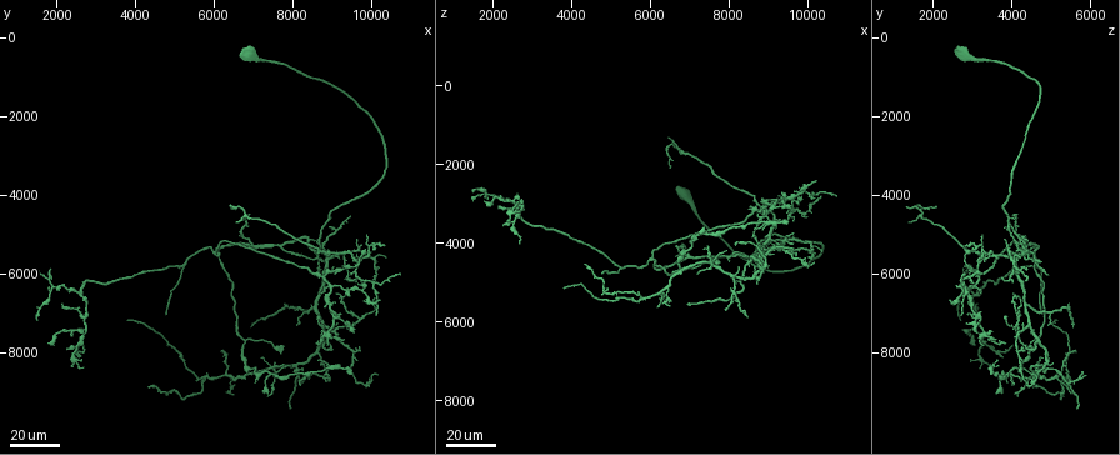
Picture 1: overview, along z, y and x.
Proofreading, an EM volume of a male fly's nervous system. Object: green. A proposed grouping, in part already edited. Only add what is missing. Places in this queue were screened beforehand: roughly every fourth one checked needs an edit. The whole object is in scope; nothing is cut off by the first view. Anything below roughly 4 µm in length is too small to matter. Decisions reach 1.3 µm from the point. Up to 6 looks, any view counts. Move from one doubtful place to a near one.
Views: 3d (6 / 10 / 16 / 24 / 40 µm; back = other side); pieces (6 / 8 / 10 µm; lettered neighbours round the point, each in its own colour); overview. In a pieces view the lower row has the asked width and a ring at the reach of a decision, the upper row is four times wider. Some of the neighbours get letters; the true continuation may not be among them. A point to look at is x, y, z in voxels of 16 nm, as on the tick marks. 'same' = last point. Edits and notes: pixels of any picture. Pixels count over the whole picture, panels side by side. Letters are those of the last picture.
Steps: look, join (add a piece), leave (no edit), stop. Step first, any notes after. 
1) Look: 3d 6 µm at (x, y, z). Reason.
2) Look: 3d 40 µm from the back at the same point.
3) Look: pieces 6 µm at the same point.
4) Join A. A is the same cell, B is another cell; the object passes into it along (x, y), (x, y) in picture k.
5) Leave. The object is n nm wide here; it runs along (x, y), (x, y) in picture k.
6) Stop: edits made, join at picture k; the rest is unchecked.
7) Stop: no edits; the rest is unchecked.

Look: 3d 40 µm at (9600, 5150, 3800). Branch stops here.

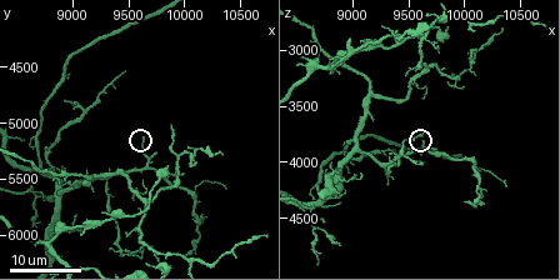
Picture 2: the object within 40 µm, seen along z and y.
Look: pieces 8 µm at (9620, 5120, 3800).

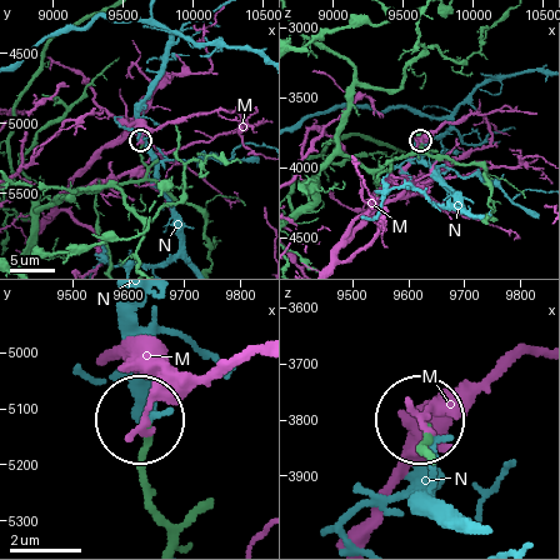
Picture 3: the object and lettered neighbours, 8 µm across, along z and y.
Leave. M and N are other cells; no lettered piece goes on from it.

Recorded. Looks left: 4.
Look: 3d 40 µm at (4750, 7100, 4700).

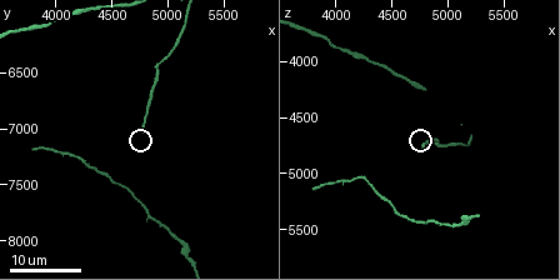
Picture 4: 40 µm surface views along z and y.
Look: pieces 6 µm at (4760, 7000, 4760).

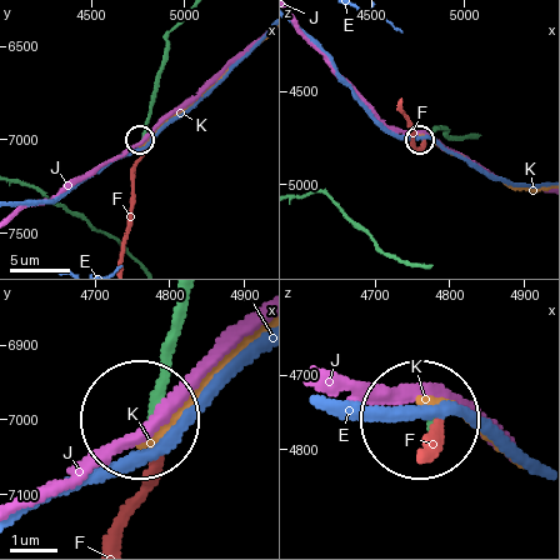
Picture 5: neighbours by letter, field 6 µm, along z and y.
Join F. F is the same cell, E, J and K are other cells; the object passes into it along (150, 114), (133, 179), (133, 223), (120, 259) in picture 5; the neuron continues.

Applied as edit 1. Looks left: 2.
Look: 3d 24 µm at (7900, 9350, 5600). Free end.

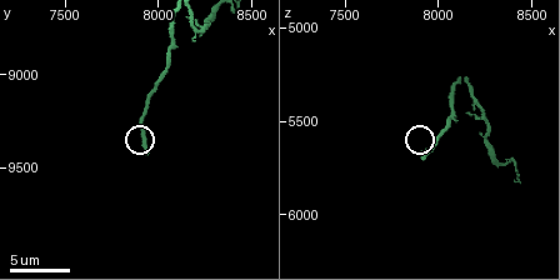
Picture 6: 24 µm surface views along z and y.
Look: pieces 8 µm at (7920, 9400, 5640). What lies round it.

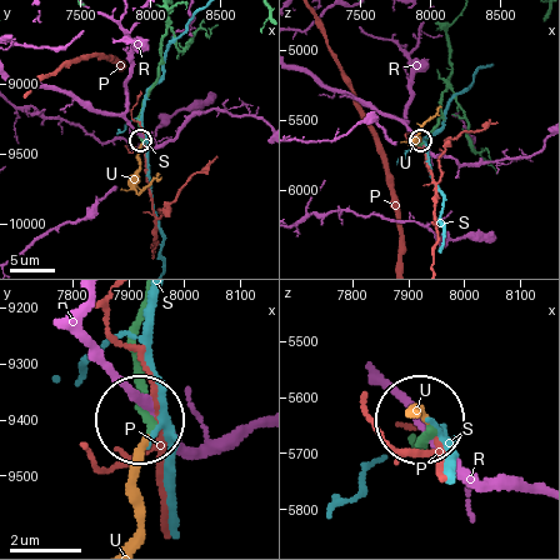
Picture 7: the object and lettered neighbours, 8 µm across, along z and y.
Join U. U is the same cell, P, R and S are other cells; the object passes into it along (131, 341), (150, 429), (131, 464), (140, 536) in picture 7; it goes on there.

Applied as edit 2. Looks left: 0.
Stop: edits made, join at picture 5, join at picture 7; the rest is unchecked.

